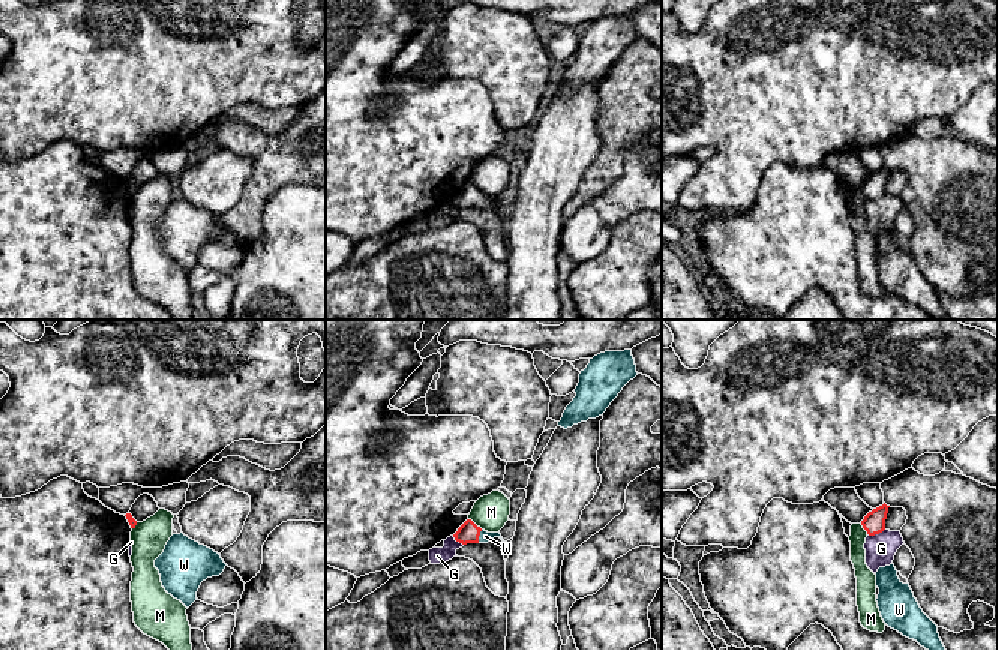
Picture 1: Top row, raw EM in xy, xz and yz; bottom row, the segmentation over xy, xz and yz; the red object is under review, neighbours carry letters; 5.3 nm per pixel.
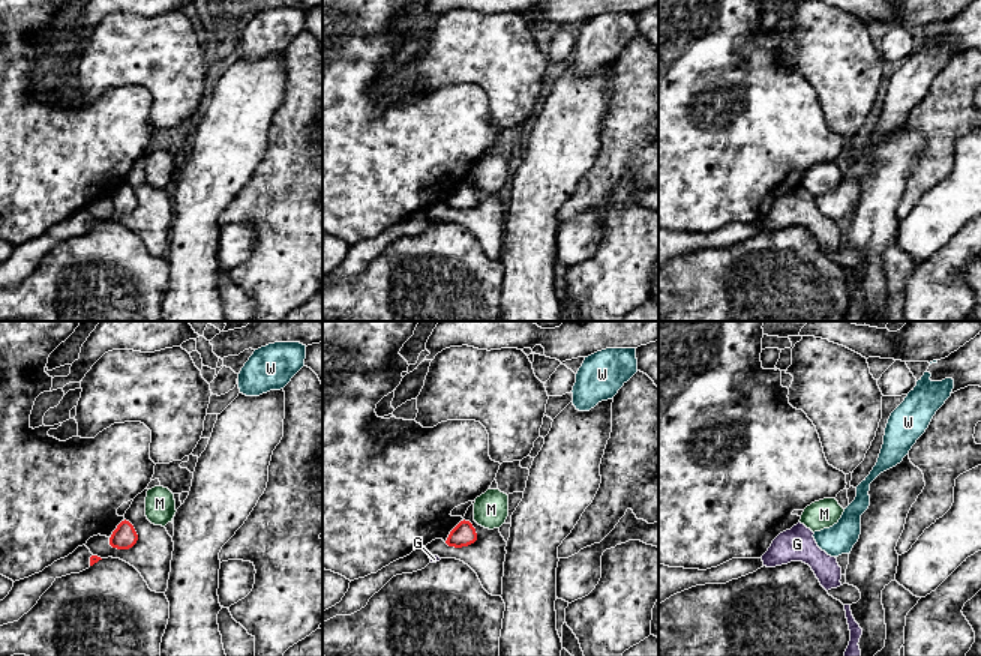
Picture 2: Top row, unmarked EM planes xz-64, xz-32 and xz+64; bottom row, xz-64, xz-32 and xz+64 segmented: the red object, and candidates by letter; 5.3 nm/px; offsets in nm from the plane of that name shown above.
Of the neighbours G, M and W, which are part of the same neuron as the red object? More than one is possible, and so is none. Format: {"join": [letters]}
{"join": ["W"]}

